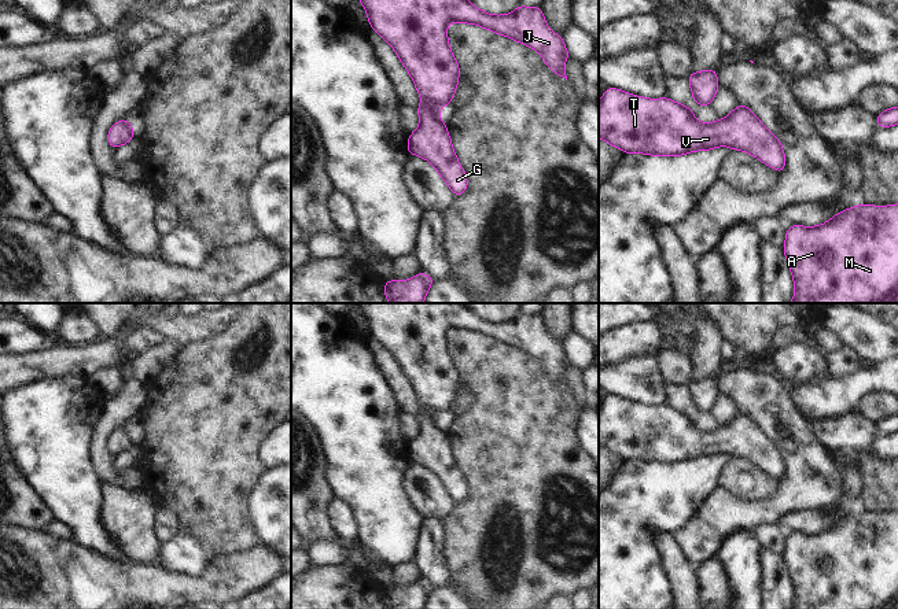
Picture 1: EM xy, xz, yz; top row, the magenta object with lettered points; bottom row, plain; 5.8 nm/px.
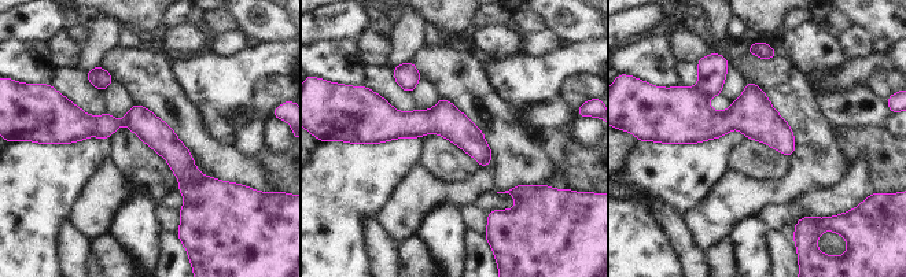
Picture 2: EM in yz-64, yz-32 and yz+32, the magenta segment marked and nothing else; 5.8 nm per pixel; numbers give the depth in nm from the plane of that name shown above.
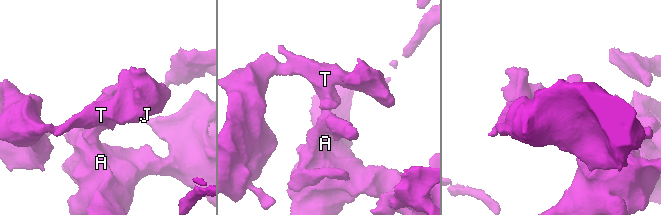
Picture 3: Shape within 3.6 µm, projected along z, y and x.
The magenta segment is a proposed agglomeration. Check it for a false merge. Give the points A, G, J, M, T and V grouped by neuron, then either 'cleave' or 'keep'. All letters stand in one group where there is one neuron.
groups A G J M T V; keep

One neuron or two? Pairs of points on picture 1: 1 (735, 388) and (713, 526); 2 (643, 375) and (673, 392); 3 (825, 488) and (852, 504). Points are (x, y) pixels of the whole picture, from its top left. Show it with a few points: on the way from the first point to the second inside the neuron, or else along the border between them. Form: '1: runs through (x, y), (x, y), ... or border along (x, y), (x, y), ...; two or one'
1: runs through (781, 419), (795, 435), (795, 486), (762, 512); one
2: border along (665, 384), (666, 403); two
3: border along (845, 476), (841, 495), (831, 505), (810, 510); two

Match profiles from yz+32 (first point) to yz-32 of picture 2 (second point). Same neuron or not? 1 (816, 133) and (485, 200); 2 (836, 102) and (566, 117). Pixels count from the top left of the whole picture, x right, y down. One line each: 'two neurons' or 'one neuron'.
1: two neurons
2: one neuron

